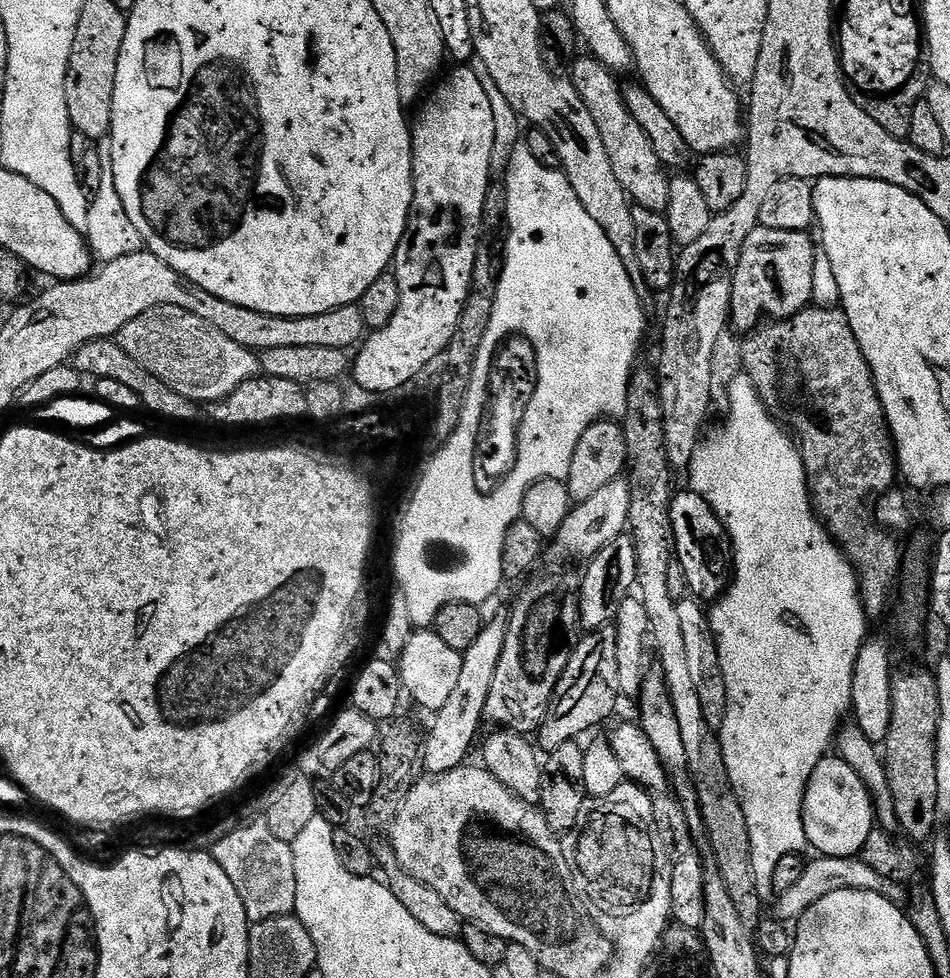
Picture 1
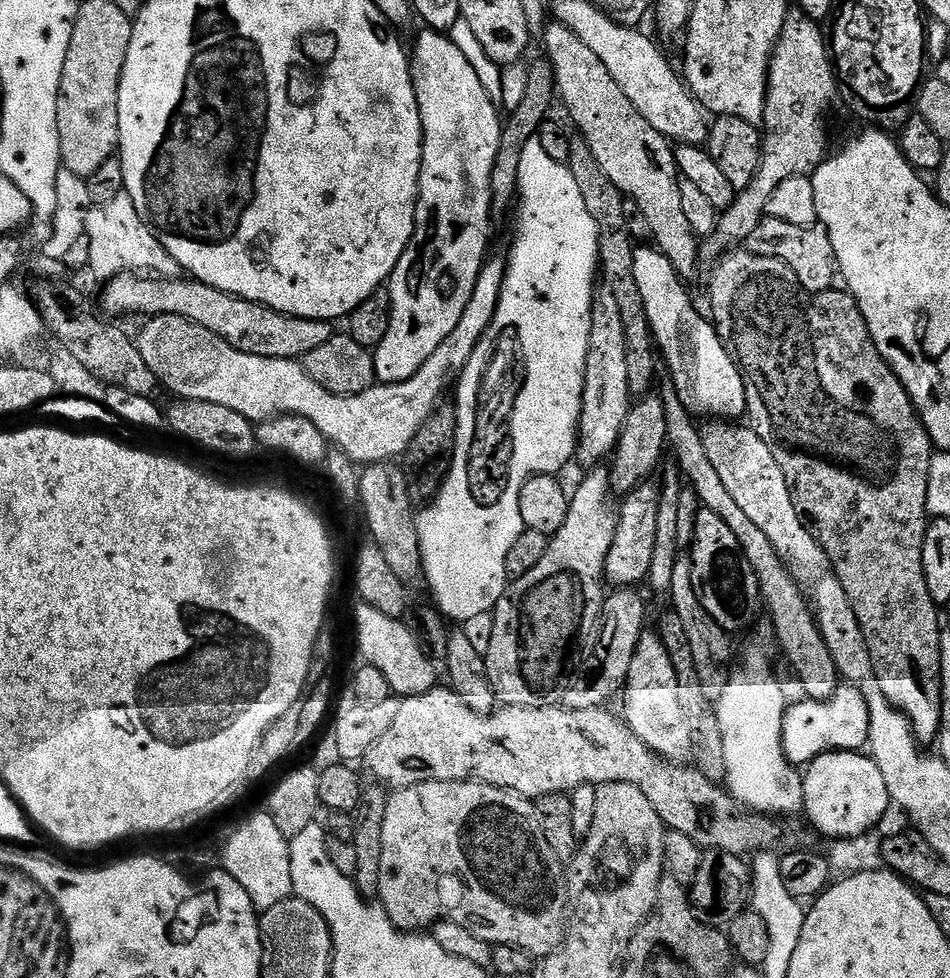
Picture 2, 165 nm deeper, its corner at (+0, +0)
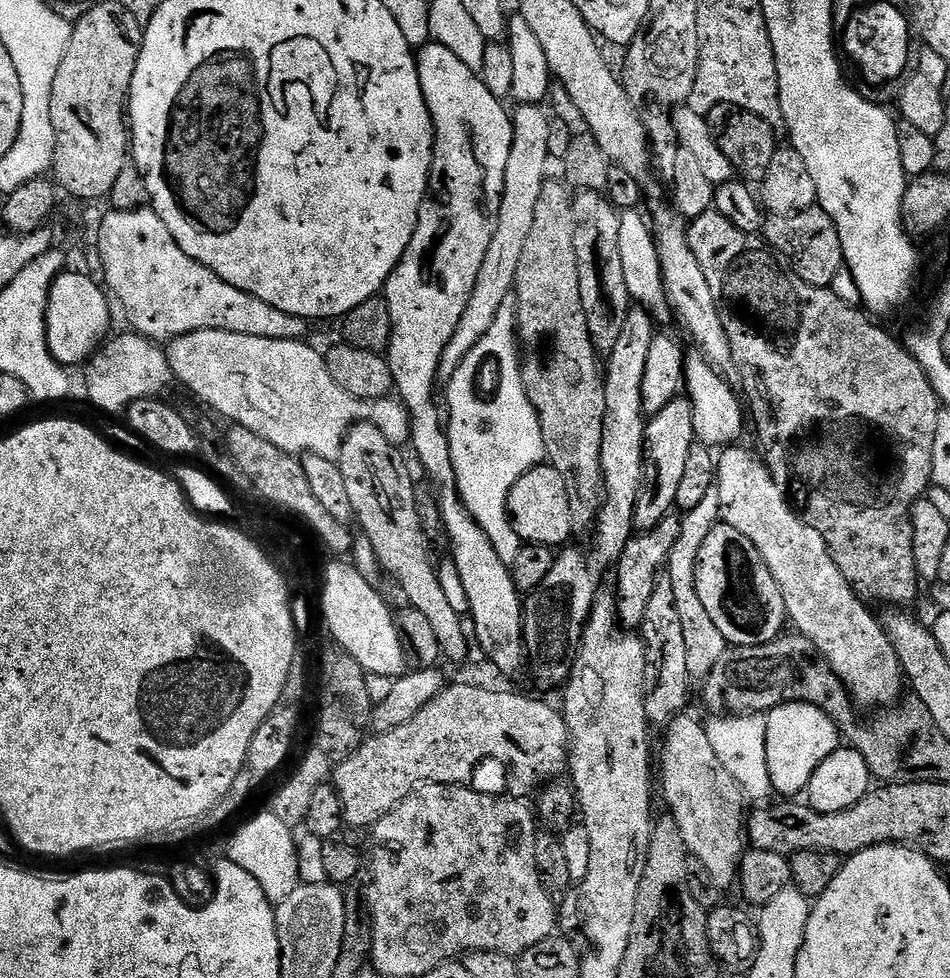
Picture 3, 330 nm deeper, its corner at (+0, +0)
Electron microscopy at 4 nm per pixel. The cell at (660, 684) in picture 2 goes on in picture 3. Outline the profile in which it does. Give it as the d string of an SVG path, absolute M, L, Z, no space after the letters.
M688 715L675 716L663 729L664 745L658 748L658 788L659 791L660 788L664 791L664 800L668 803L667 811L674 822L678 822L691 859L704 869L717 887L727 890L731 884L733 887L737 883L740 860L746 851L746 797L738 782L730 778L730 770L726 770L726 766L722 766L722 761L718 759L718 754L714 754L707 727Z

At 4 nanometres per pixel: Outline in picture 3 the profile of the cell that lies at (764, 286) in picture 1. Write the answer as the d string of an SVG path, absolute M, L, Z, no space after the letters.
M818 206L789 216L769 215L765 219L762 236L768 241L768 245L777 248L791 262L798 278L802 278L802 282L810 282L810 286L832 288L840 272L842 276L845 271L842 238L838 238L838 226L834 226L830 214L826 214L826 210Z

